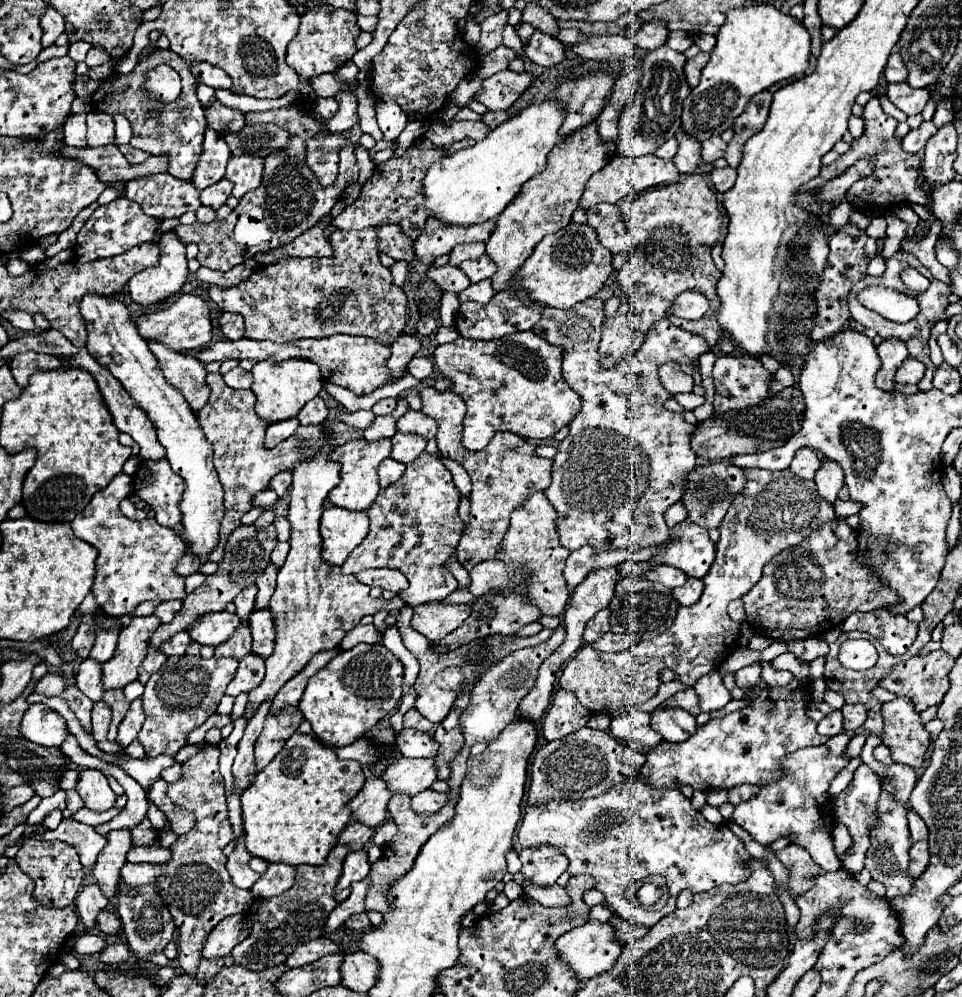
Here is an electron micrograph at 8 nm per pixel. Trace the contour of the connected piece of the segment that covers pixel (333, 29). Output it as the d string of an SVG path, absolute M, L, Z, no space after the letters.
M318 5L318 7L306 7L306 13L302 15L302 23L298 29L298 35L290 41L286 63L296 69L296 73L302 79L312 79L322 73L330 73L336 67L340 67L344 61L352 59L356 53L354 39L358 37L360 27L356 25L356 13L348 9L332 9L332 5Z

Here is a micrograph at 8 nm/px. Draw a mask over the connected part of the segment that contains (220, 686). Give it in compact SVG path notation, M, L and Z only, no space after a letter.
M200 655L168 657L168 661L148 679L146 691L142 695L146 721L138 733L138 741L142 743L146 755L176 757L178 749L186 745L188 733L200 727L210 715L216 713L226 685L236 673L236 667L238 661L234 659L202 659Z

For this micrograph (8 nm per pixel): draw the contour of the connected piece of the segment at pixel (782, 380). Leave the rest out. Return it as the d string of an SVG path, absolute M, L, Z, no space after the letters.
M780 367L780 369L774 373L774 385L772 385L770 393L782 391L782 389L788 387L788 385L794 385L794 375L792 375L792 371L788 371L786 367Z

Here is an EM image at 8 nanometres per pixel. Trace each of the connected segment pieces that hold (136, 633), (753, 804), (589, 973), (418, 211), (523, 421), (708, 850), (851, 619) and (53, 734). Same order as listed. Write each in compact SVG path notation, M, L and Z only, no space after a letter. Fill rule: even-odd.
M154 615L134 617L126 627L120 629L114 657L102 665L104 689L122 689L130 681L136 681L138 667L146 657L146 643L152 631L160 625Z
M842 733L832 737L828 743L820 747L804 747L792 753L790 757L784 757L782 769L786 771L786 775L778 783L764 785L754 799L736 805L732 819L740 827L744 827L752 835L752 839L756 839L762 845L770 845L778 837L794 837L790 839L790 843L798 843L804 849L808 849L812 859L824 871L838 871L840 861L832 845L834 817L824 817L824 807L830 801L830 795L828 795L830 781L850 761L842 753L848 741L850 737Z
M586 923L586 925L580 925L576 929L570 929L562 937L558 937L554 947L558 951L558 957L572 969L576 979L588 981L594 975L604 973L606 969L610 969L616 963L622 947L614 941L612 933L614 933L614 929L610 923Z
M418 137L406 151L402 157L392 155L388 161L380 163L374 167L372 177L364 183L360 197L348 205L334 221L332 225L338 229L366 229L366 227L378 227L378 225L400 225L402 233L406 233L410 239L416 239L422 229L424 223L428 219L428 211L422 207L422 177L426 173L426 169L434 163L440 161L442 157L448 157L452 153L456 153L458 149L466 149L472 147L476 141L474 139L462 139L456 141L452 145L444 147L436 147L432 141L428 141L426 137Z
M518 331L492 341L458 337L452 343L438 345L434 363L452 381L452 391L468 405L462 445L480 451L498 431L512 431L524 439L546 439L570 425L582 403L562 377L562 359L560 345L550 345L534 331Z
M638 775L600 797L528 807L518 829L518 843L524 849L554 845L568 857L568 873L572 877L580 873L592 877L594 887L604 893L604 905L608 909L644 927L652 927L664 915L672 913L678 893L686 887L700 893L722 883L744 881L750 875L746 869L750 855L726 825L706 821L678 789L648 789ZM648 873L662 873L668 881L670 897L660 911L640 909L626 899L626 887L632 881L648 877Z
M886 609L870 613L852 613L842 623L842 631L868 631L876 637L890 655L904 655L916 639L918 623L908 621L904 615L892 615Z
M32 703L20 721L20 733L32 743L60 747L68 729L60 713L44 703Z

